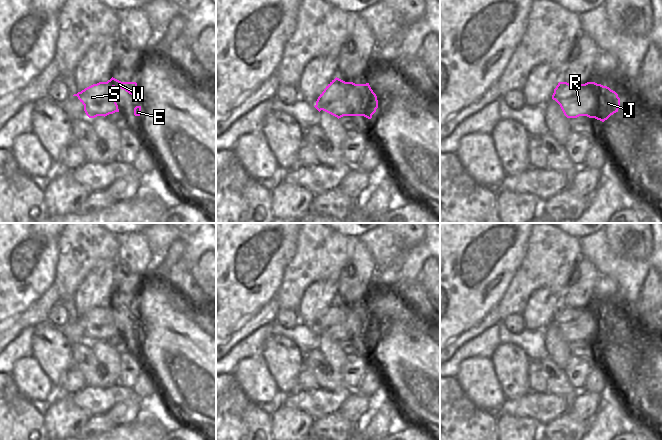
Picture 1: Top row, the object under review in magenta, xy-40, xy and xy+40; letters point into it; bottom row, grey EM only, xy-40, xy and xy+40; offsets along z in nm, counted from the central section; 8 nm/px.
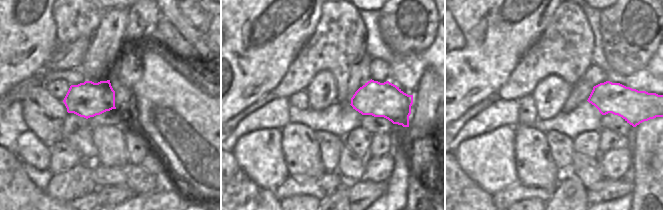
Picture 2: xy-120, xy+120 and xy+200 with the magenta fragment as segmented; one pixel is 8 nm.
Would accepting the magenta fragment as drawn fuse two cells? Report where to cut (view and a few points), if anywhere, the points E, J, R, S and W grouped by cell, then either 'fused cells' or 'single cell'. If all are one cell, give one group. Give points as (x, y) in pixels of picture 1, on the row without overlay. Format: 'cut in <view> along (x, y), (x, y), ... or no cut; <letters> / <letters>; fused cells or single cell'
no cut; E J R S W; single cell

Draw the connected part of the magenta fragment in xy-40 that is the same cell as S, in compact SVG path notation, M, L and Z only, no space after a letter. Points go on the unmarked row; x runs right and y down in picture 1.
M113 301L107 306L93 308L73 320L77 320L84 329L84 335L89 342L105 341L119 336L114 323L114 312L121 312L135 322L140 322L136 306L121 306Z

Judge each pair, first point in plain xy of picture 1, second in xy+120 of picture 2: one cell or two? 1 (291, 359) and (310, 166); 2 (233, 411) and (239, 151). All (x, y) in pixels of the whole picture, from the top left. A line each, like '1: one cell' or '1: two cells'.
1: one cell
2: two cells

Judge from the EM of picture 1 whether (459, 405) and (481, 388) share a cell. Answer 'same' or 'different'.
different

